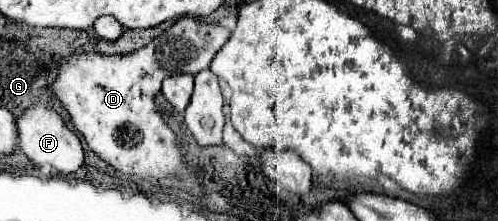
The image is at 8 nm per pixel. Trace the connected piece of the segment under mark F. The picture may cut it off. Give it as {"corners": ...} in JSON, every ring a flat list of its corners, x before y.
{"corners":[[45,105,29,107,21,117,17,117,19,127,19,147,29,157,33,165,51,165,63,175,77,173,83,167,83,147,79,137,67,129,65,121]]}

